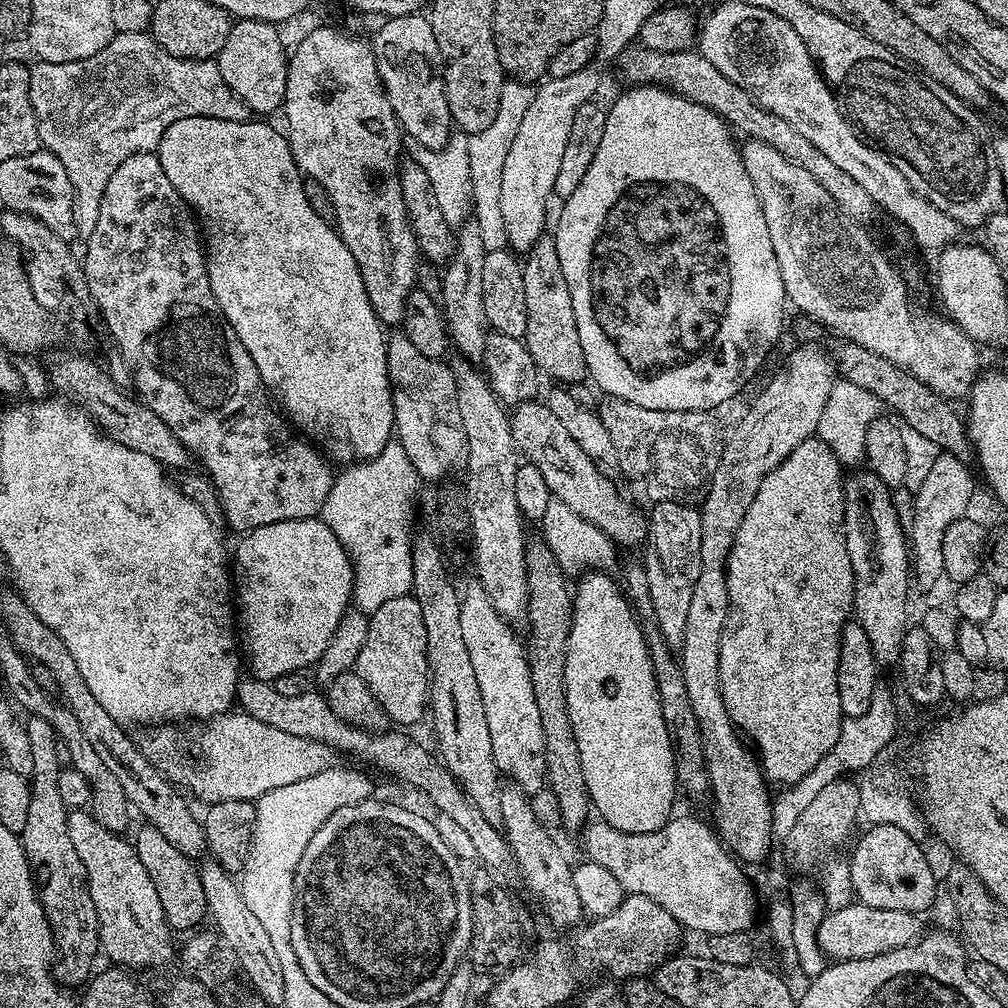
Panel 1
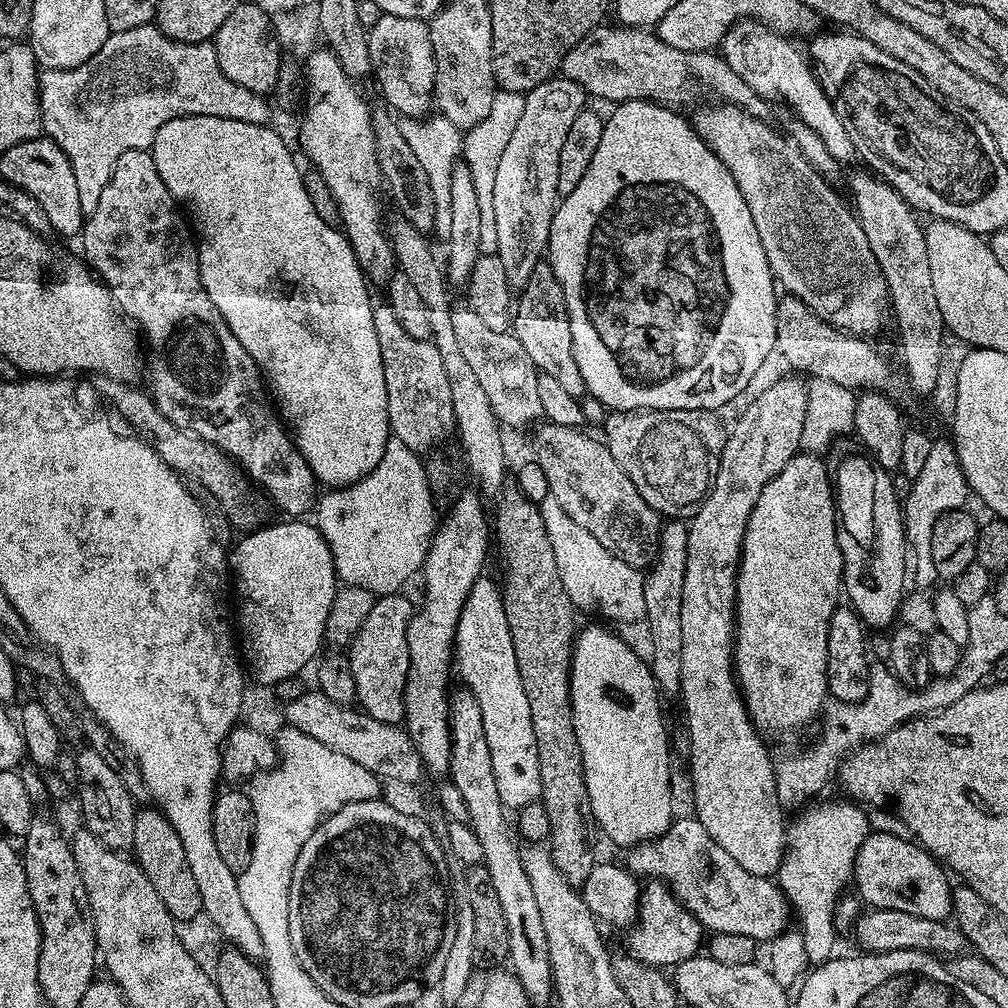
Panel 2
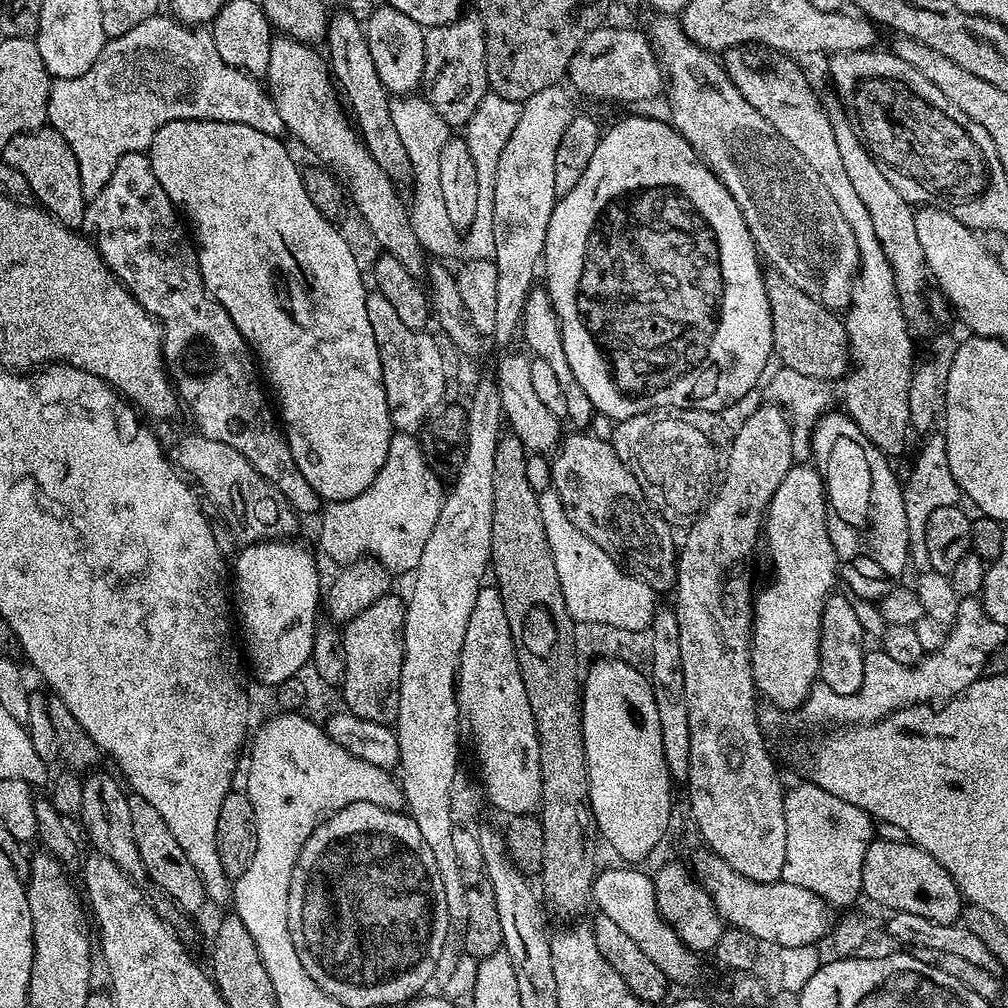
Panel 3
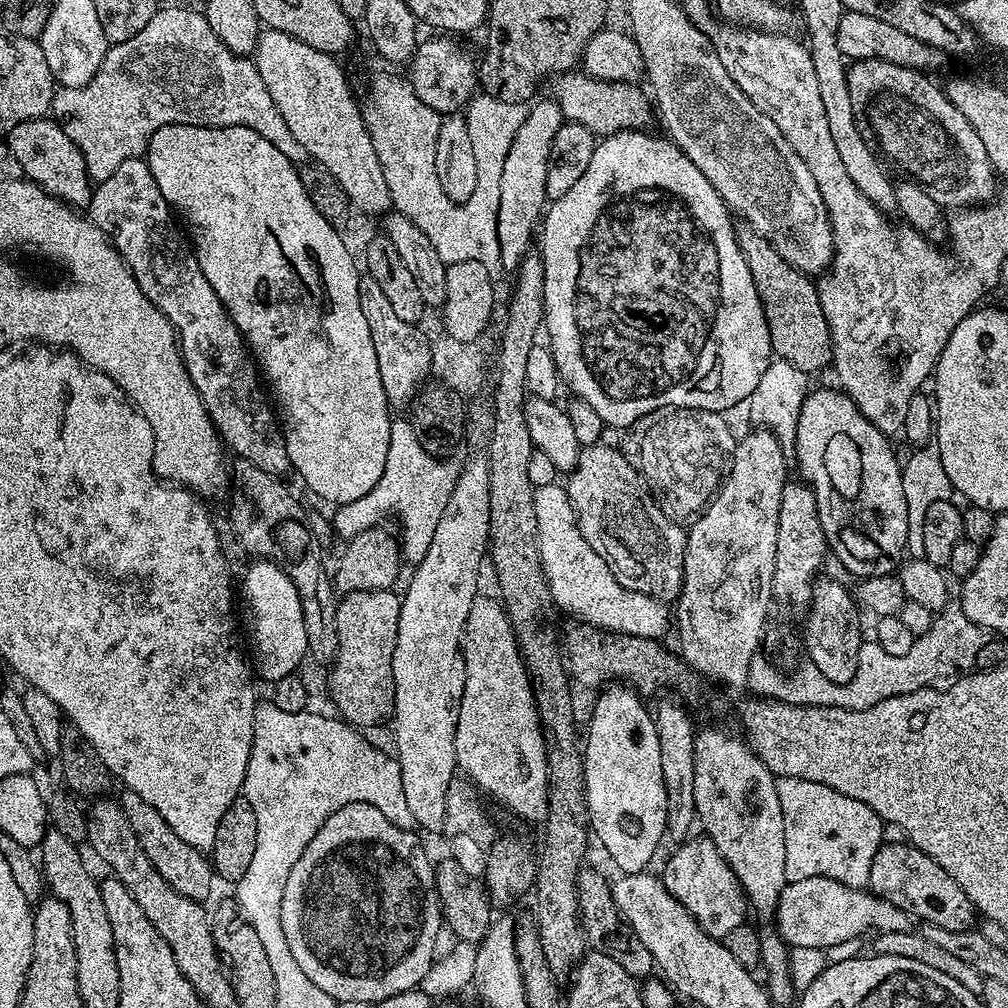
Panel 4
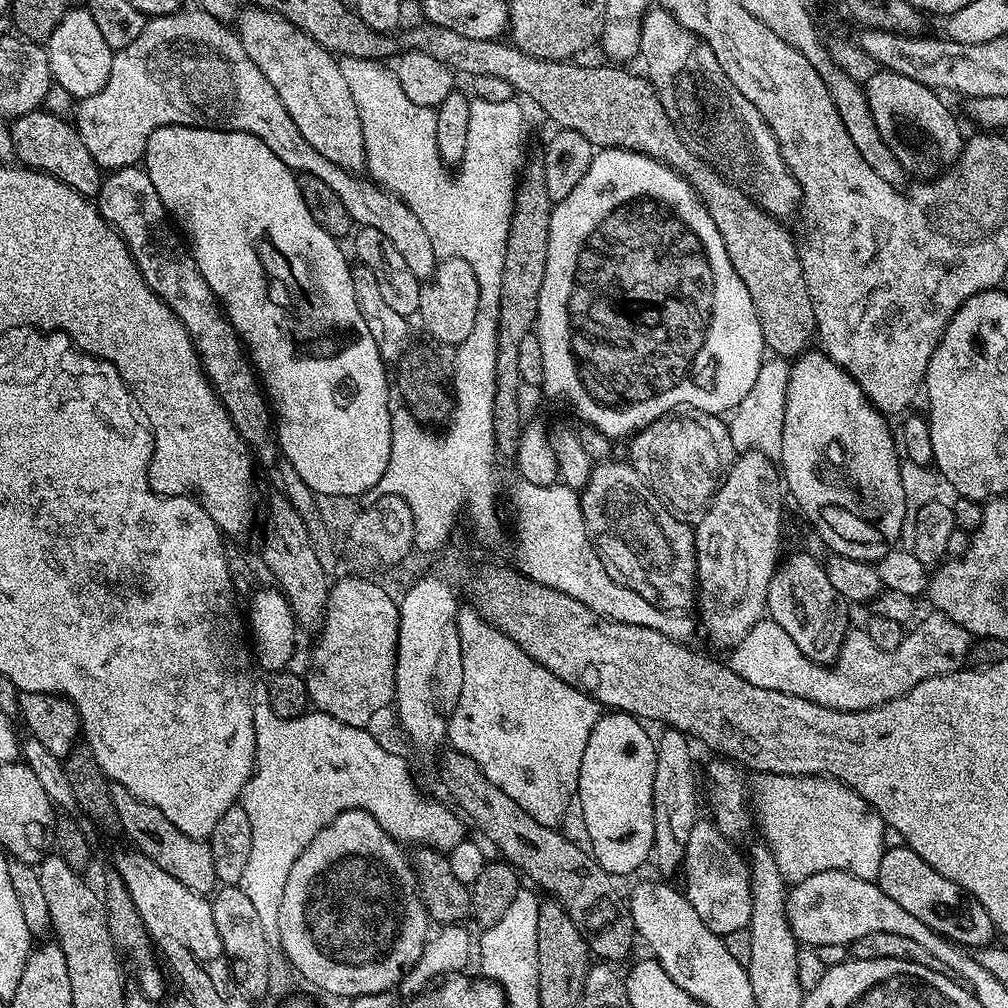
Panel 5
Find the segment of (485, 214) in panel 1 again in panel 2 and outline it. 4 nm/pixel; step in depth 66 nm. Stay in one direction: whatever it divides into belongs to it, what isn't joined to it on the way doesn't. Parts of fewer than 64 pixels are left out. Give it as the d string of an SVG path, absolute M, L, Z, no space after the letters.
M497 91L494 103L490 105L490 114L478 122L478 126L467 129L466 139L463 141L463 163L472 172L474 190L478 190L478 210L482 210L482 236L480 251L484 254L495 253L498 242L498 230L494 230L494 170L498 161L502 159L502 150L506 150L506 142L510 142L510 134L514 134L518 118L522 114L524 96L518 92Z

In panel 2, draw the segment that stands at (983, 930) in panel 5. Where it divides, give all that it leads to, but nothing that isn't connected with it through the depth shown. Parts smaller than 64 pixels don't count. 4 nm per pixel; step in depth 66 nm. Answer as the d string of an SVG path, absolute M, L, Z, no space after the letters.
M870 831L857 852L852 875L860 900L873 909L902 910L902 914L935 920L948 920L952 916L953 885L948 884L949 873L935 856L908 836Z

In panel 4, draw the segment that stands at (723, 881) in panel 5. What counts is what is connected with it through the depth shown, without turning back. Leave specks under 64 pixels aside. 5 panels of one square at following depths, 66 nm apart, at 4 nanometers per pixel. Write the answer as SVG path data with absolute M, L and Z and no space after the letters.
M703 834L697 836L697 840L689 839L677 847L681 848L669 858L662 879L668 893L700 923L706 934L723 938L734 927L745 923L746 897L736 872L721 858L718 846Z

